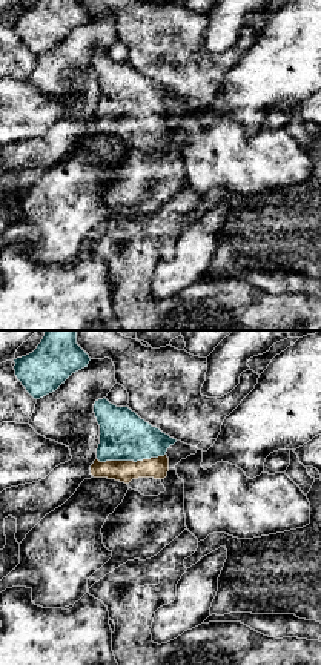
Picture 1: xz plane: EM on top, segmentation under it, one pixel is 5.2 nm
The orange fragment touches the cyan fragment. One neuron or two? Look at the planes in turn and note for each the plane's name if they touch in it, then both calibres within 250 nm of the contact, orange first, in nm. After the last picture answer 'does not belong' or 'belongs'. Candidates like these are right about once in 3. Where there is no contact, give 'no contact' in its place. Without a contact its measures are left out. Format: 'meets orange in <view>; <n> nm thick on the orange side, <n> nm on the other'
meets orange in xz; 110 nm thick on the orange side, 260 nm on the other

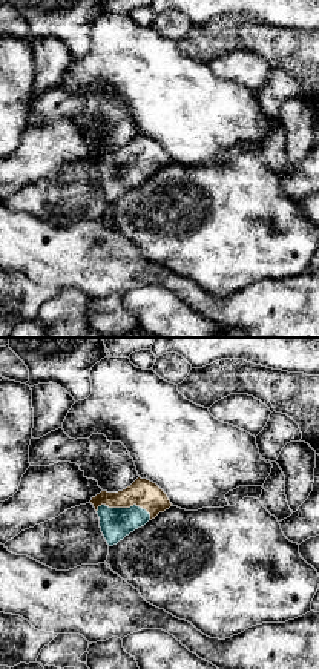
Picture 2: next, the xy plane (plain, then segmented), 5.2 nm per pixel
meets orange in xy; 150 nm thick on the orange side, 170 nm on the other

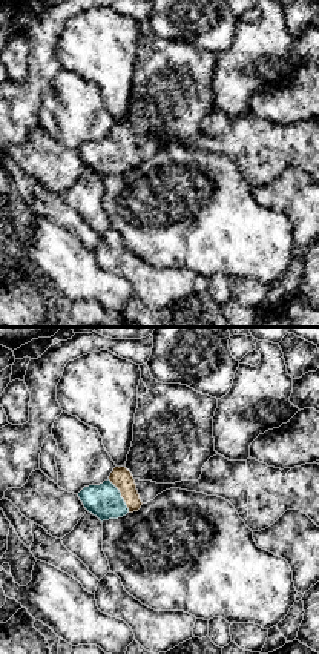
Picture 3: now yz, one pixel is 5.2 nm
meets orange in yz; 110 nm thick on the orange side, 180 nm on the other

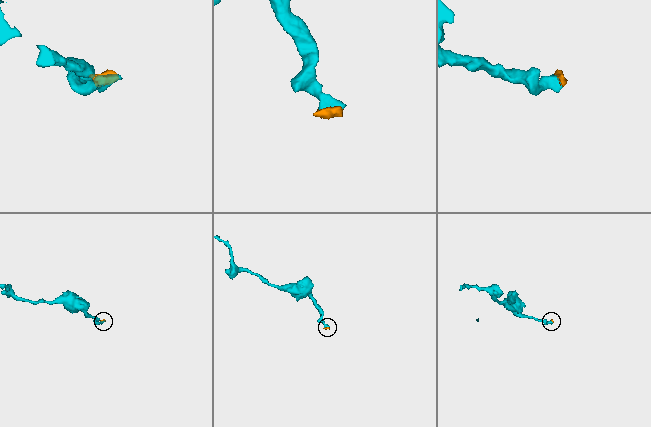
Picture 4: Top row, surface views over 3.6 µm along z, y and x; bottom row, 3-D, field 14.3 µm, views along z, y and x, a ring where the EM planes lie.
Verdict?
belongs

